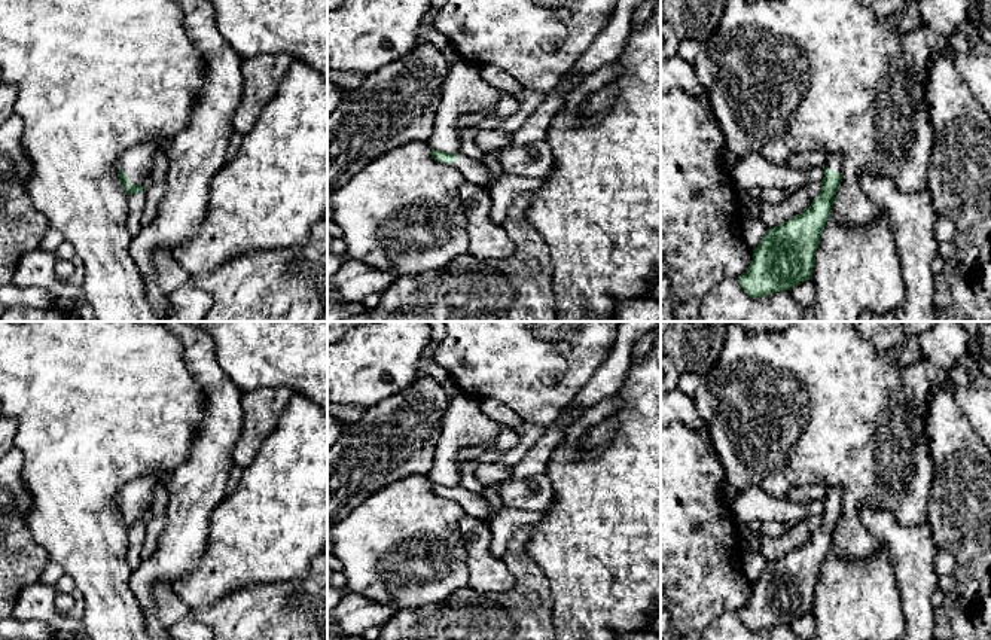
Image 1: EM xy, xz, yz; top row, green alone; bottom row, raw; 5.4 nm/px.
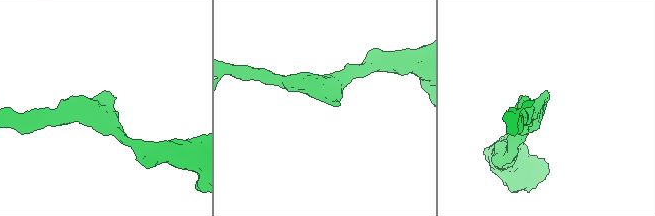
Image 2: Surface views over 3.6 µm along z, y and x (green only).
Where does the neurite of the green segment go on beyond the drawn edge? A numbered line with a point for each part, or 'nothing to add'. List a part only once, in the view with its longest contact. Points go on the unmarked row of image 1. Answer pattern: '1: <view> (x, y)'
1: xy (137, 496)

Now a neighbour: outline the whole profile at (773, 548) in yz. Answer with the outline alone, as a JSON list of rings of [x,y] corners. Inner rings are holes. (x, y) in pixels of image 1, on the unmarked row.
[[[811,515],[799,521],[781,536],[769,537],[760,534],[757,551],[768,563],[775,561],[808,542],[820,525],[821,515]]]

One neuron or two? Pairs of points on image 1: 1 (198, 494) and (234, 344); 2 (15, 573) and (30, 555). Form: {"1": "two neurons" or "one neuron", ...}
{"1": "two neurons", "2": "one neuron"}

